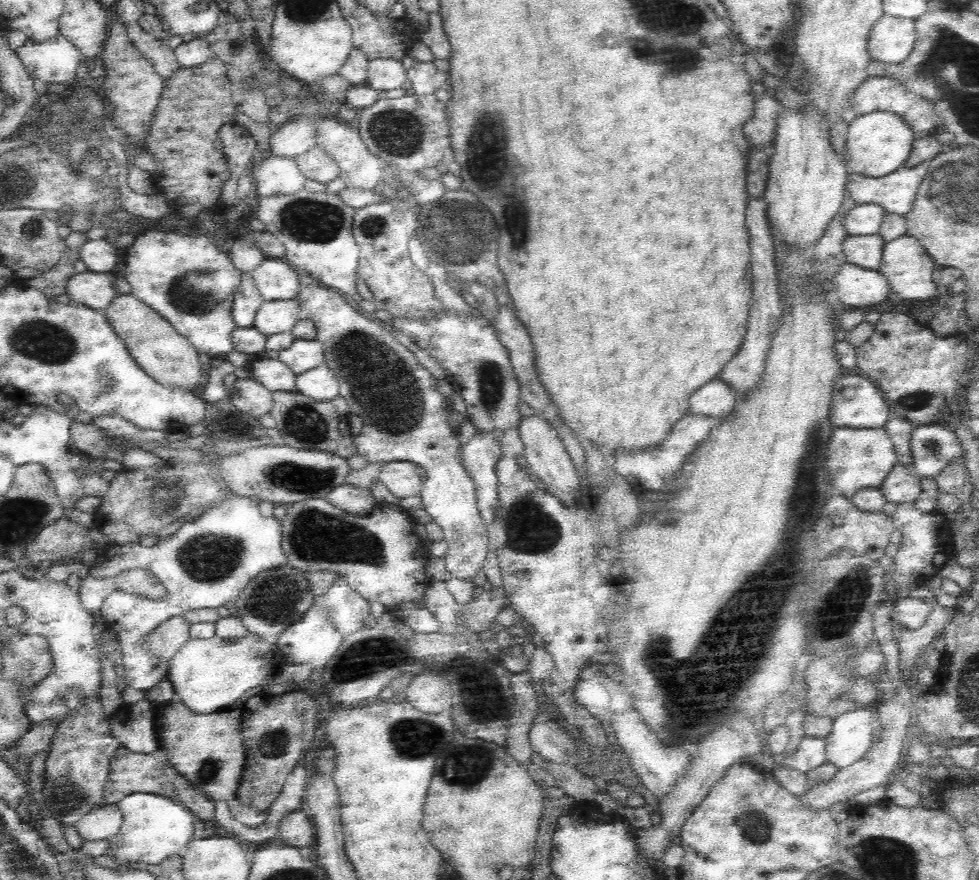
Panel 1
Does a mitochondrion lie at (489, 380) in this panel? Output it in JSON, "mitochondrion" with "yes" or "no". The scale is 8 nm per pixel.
{"mitochondrion":"yes"}

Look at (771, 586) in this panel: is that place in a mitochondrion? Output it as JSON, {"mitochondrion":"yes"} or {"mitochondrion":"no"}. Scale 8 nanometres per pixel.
{"mitochondrion":"yes"}

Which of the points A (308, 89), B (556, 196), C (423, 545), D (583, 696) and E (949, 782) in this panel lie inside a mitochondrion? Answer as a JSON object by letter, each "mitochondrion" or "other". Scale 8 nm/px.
{"A":"other","B":"other","C":"other","D":"other","E":"other"}

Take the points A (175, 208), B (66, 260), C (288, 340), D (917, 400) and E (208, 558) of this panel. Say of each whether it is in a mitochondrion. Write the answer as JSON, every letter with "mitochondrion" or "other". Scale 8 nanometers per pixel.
{"A":"other","B":"other","C":"other","D":"mitochondrion","E":"mitochondrion"}

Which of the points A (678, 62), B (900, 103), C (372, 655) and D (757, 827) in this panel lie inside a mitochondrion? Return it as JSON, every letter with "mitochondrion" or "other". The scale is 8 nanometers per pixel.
{"A":"mitochondrion","B":"other","C":"mitochondrion","D":"mitochondrion"}

